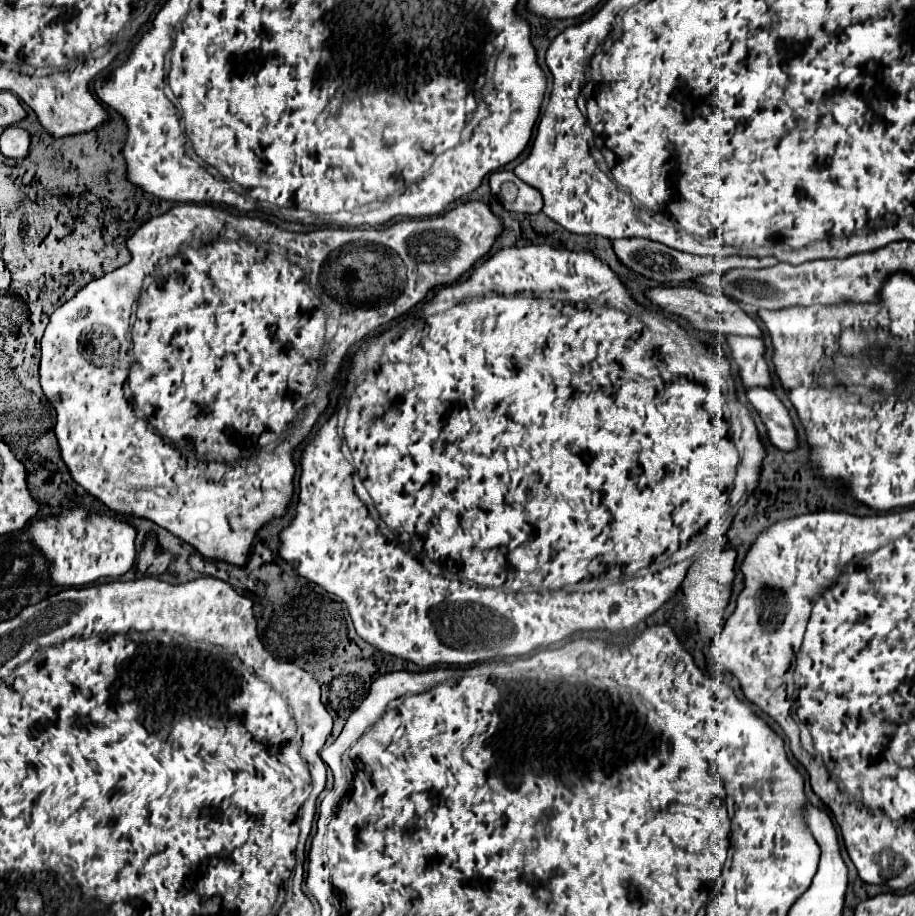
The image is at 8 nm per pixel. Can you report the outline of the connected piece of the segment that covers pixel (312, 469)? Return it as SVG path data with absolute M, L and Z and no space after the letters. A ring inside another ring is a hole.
M522 246L522 248L498 250L482 266L473 269L470 280L439 287L435 290L433 298L414 316L408 315L393 322L388 329L364 342L351 357L349 373L354 372L355 365L366 365L367 368L369 357L375 356L376 343L384 345L384 354L379 356L380 360L376 368L368 370L366 380L358 384L358 388L354 390L348 402L344 438L348 440L348 446L352 450L354 468L362 476L364 486L370 492L376 510L380 512L380 518L400 534L408 534L408 536L420 534L424 538L426 556L448 568L454 577L448 580L441 575L432 576L422 566L421 558L414 558L416 556L404 550L396 540L389 540L380 532L378 522L371 517L366 504L354 492L354 482L352 482L354 470L350 470L350 462L342 454L342 436L338 434L335 415L331 415L330 420L320 428L320 434L314 440L310 440L310 444L304 448L300 460L302 492L298 496L298 508L290 528L286 528L280 534L282 538L280 556L286 562L296 562L300 576L308 578L310 582L316 582L326 592L342 598L350 610L358 636L368 644L372 644L374 648L378 648L380 652L394 654L404 660L412 660L418 666L472 664L488 658L526 656L536 648L544 648L568 638L576 630L610 630L616 634L630 630L646 616L650 616L654 610L658 610L684 580L686 570L693 563L695 555L684 555L684 548L680 546L688 544L690 536L700 532L708 522L722 524L726 520L728 502L732 510L737 510L758 486L760 466L766 450L758 438L758 430L754 422L748 418L748 410L745 406L741 408L738 416L740 436L734 440L736 448L730 438L732 416L730 412L740 404L729 358L708 350L695 336L686 333L676 322L664 317L659 311L632 300L628 290L622 286L620 278L590 252L578 254L550 246ZM472 288L474 294L480 292L484 295L478 298L474 296L470 300L466 294L472 294ZM522 290L530 290L530 294L544 294L544 296L526 298L522 296ZM666 552L674 553L668 555L665 565L664 560L658 558L654 560L656 556L662 556Z

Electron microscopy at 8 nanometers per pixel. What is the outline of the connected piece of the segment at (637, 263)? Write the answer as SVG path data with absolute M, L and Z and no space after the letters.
M620 238L618 242L612 242L612 250L614 254L618 256L618 260L650 278L650 280L656 280L660 284L668 284L668 282L686 282L686 280L692 280L700 274L706 274L706 272L718 272L718 274L724 274L726 270L730 268L766 268L766 266L774 266L778 264L778 260L774 256L764 256L764 258L754 258L754 256L724 256L724 258L716 258L716 256L696 256L696 254L686 254L686 252L678 252L674 248L668 248L668 246L662 246L660 242L650 242L648 238Z

